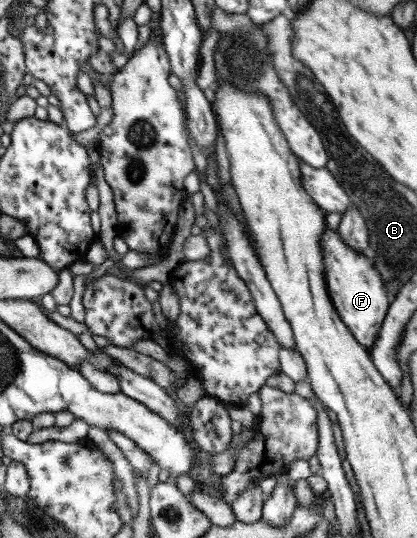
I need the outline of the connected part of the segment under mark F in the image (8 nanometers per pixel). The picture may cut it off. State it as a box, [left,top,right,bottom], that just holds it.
[322,221,390,347]

